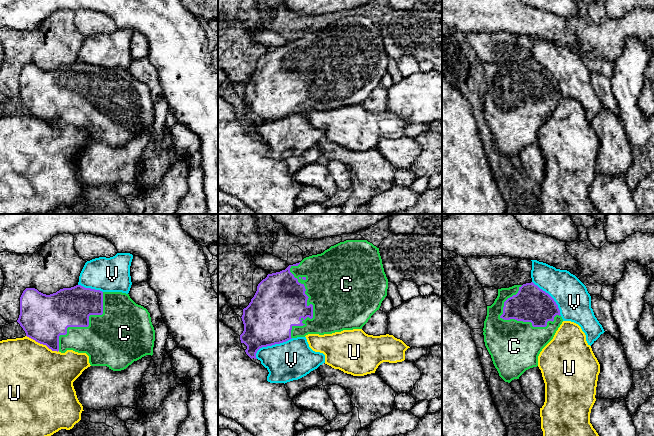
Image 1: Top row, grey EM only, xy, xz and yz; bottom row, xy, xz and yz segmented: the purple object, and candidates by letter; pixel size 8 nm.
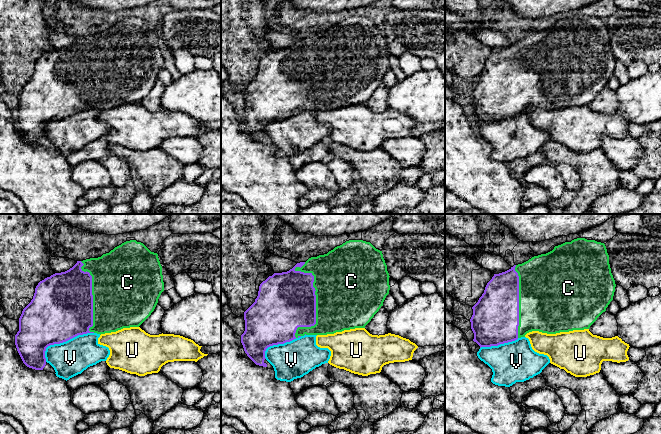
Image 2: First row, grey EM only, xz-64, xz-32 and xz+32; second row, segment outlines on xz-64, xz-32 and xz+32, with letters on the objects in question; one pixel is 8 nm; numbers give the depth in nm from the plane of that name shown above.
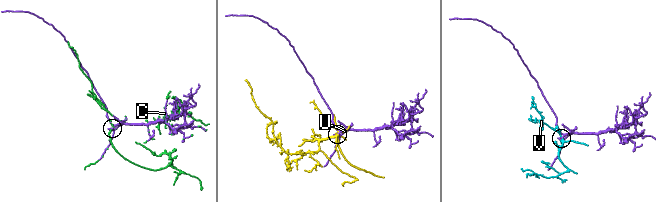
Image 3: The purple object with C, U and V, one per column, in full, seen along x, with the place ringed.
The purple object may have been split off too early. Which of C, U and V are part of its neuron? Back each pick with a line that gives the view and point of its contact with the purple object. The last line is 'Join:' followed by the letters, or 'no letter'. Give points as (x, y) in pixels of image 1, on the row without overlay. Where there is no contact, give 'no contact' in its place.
C: meets purple in xz at (310, 80)
Join: C

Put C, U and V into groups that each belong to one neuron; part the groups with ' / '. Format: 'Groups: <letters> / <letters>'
Groups: C / U / V

